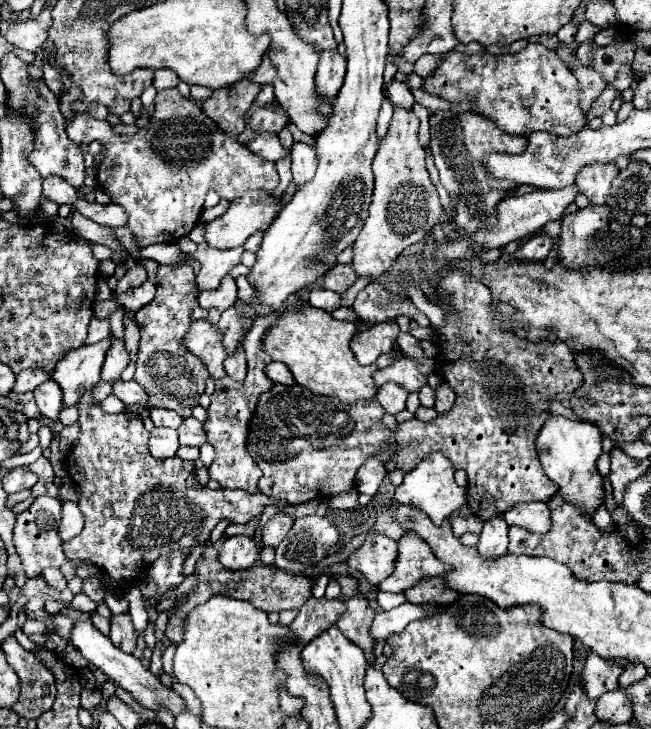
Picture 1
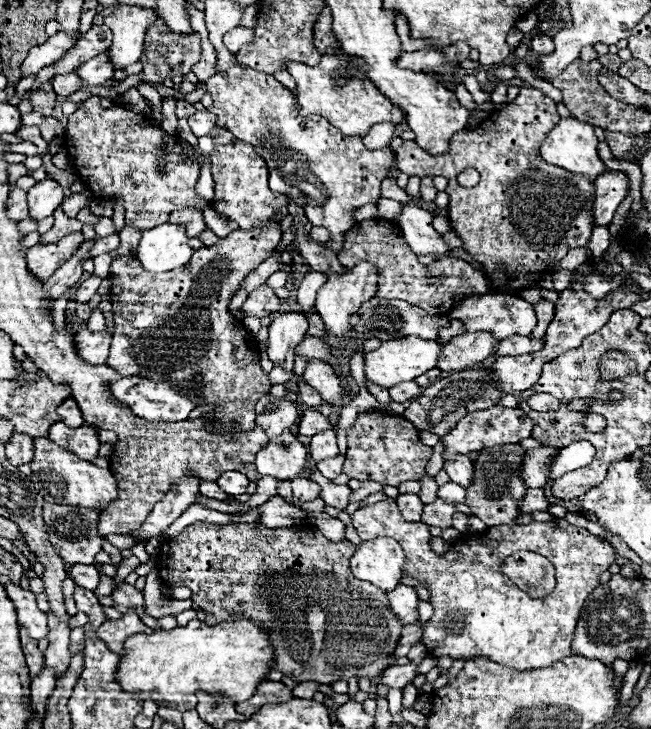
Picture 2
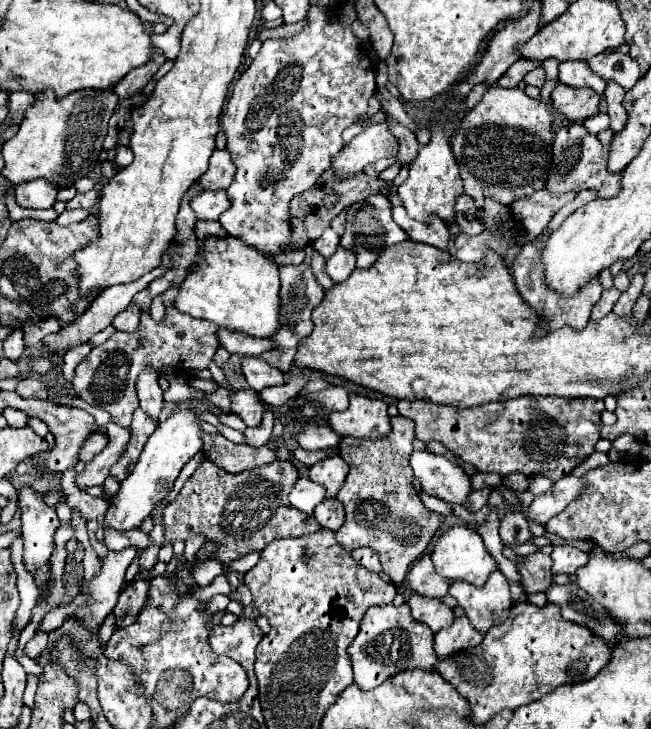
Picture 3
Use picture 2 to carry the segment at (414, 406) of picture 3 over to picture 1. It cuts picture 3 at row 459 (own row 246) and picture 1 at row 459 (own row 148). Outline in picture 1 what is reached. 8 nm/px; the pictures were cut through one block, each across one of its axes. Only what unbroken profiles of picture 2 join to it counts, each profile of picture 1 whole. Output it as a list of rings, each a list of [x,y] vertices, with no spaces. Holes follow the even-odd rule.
[[[470,272],[448,274],[438,284],[436,292],[454,308],[454,312],[444,310],[446,326],[434,328],[434,336],[438,340],[434,374],[450,384],[456,394],[456,402],[448,414],[442,414],[428,424],[418,418],[398,424],[394,432],[398,446],[396,468],[406,474],[430,452],[442,452],[456,470],[464,470],[468,474],[468,508],[482,522],[502,516],[520,502],[548,502],[558,492],[558,486],[542,472],[536,452],[536,436],[550,418],[550,398],[556,398],[560,392],[574,392],[584,384],[584,376],[574,364],[572,352],[554,334],[550,334],[550,340],[532,344],[520,340],[512,332],[502,332],[498,324],[504,314],[514,314],[514,308],[508,304],[494,304],[490,290]]]

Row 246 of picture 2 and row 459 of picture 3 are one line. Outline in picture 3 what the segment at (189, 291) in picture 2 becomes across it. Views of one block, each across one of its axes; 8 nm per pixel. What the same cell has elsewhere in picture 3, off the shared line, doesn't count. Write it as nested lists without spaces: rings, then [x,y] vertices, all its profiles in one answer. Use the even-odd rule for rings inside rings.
[[[202,434],[202,442],[204,442],[202,448],[204,458],[208,458],[210,462],[218,464],[220,468],[232,474],[276,460],[274,450],[268,446],[252,448],[248,444],[234,444],[226,440],[222,434]]]

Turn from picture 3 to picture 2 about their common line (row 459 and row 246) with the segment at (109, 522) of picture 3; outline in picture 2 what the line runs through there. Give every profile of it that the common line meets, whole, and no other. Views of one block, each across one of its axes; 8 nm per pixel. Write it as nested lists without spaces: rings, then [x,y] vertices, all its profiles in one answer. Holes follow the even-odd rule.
[[[160,224],[142,232],[136,258],[150,272],[168,272],[180,268],[192,258],[184,224]]]

